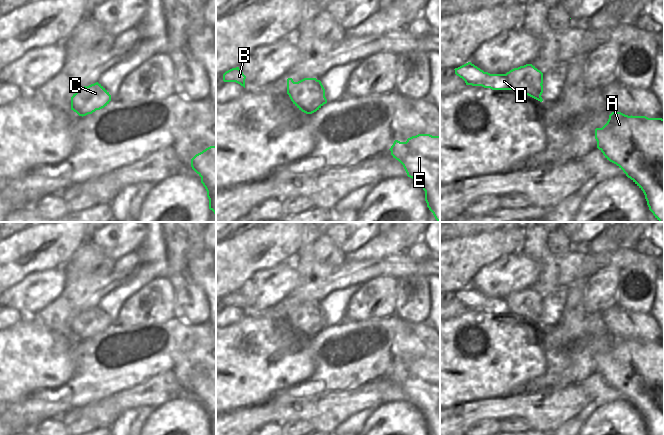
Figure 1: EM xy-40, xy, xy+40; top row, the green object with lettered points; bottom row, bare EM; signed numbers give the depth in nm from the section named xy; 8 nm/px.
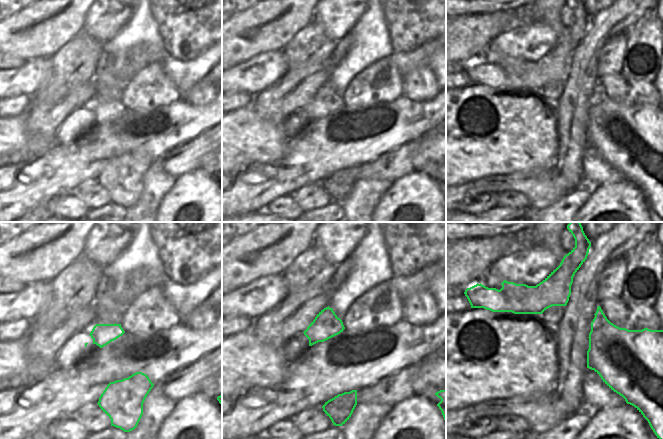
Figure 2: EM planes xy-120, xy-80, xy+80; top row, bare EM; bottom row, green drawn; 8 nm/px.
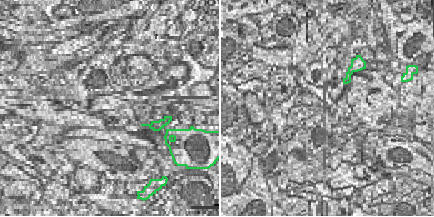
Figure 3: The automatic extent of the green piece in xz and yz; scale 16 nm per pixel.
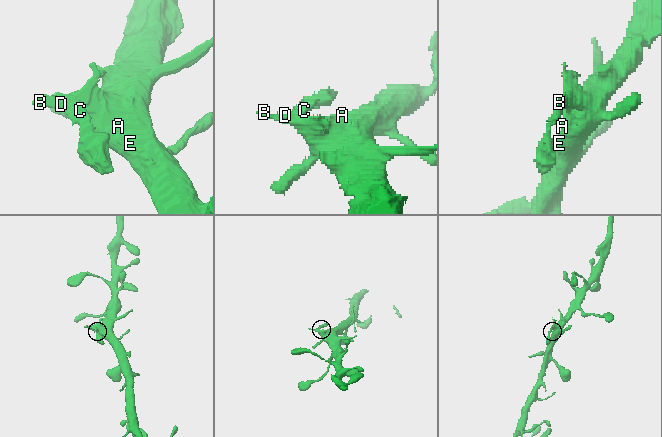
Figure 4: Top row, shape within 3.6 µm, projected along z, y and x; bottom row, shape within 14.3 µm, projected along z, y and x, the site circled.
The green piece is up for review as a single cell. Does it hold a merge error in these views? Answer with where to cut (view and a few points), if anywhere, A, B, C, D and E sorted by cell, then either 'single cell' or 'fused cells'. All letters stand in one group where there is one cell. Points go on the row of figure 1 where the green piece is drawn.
cut in xy+40 along (541, 84), (532, 88), (513, 90); A B D E / C; fused cells

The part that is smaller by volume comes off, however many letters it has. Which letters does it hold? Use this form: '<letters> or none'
C

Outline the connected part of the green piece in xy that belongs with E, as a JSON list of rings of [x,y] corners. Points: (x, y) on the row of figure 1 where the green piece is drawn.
[[[418,134],[406,142],[395,140],[389,150],[393,158],[403,165],[407,176],[421,185],[425,191],[427,207],[440,222],[440,136]]]

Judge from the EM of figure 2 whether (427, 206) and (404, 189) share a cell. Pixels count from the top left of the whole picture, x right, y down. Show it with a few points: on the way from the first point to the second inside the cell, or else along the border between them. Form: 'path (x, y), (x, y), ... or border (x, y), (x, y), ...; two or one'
path (421, 206), (410, 195); one

